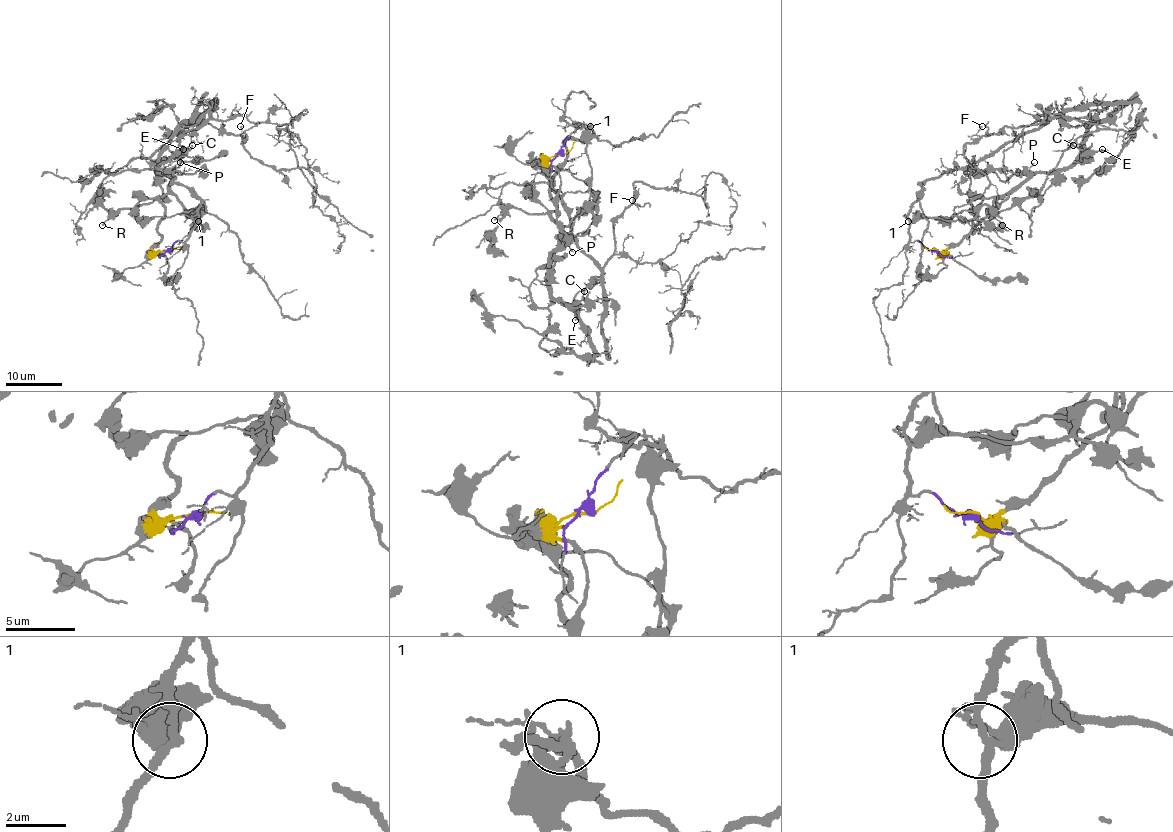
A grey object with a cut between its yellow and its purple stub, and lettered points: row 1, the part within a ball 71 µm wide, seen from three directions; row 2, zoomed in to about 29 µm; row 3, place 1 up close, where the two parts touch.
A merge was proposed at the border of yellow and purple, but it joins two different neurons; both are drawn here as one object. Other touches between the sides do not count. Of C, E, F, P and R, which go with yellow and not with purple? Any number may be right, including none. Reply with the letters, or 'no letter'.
C, E, P, R

